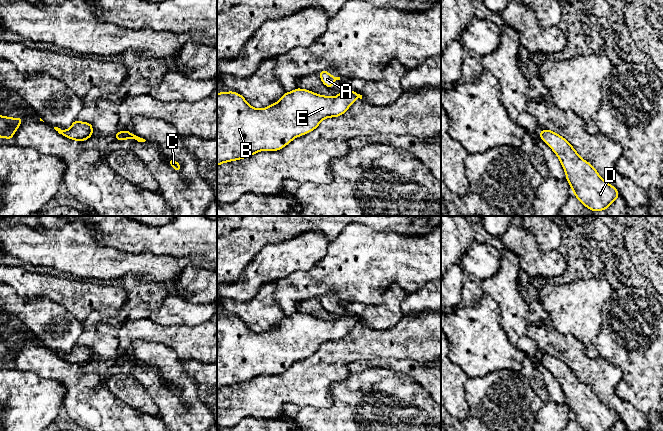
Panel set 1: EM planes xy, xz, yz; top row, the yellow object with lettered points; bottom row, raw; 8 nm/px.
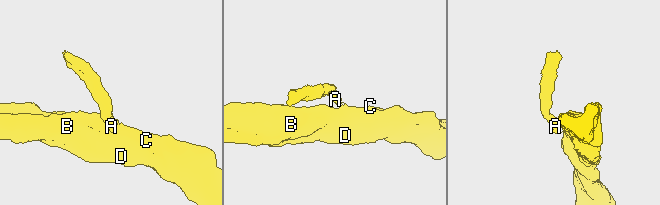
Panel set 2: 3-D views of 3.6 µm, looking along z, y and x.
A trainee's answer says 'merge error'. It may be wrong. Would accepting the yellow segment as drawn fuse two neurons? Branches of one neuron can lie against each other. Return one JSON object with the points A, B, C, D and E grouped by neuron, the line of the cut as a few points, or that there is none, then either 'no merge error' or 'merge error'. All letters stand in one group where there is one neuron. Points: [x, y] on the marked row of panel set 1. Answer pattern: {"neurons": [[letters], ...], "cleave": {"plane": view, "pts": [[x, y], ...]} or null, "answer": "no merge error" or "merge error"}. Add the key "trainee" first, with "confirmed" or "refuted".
{"trainee": "confirmed", "neurons": [["A"], ["B", "C", "D", "E"]], "cleave": {"plane": "yz", "pts": [[543, 130], [540, 136]]}, "answer": "merge error"}

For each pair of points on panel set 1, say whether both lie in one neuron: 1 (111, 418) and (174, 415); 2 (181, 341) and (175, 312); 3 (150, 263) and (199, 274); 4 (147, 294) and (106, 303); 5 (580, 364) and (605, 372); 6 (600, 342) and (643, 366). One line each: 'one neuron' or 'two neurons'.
1: two neurons
2: two neurons
3: two neurons
4: two neurons
5: one neuron
6: one neuron

